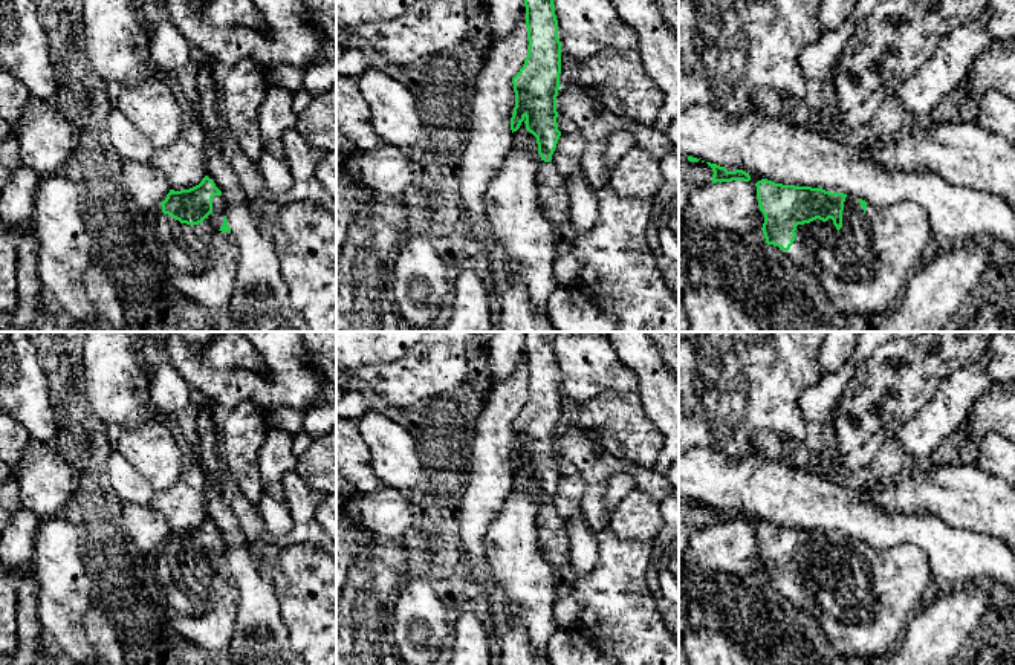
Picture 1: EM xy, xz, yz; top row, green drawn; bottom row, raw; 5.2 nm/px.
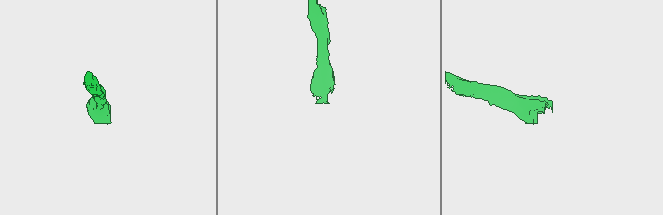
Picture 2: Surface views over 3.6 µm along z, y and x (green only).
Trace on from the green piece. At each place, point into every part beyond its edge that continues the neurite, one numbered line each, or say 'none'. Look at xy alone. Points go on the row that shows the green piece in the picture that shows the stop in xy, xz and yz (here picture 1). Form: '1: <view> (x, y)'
1: xy (201, 262)

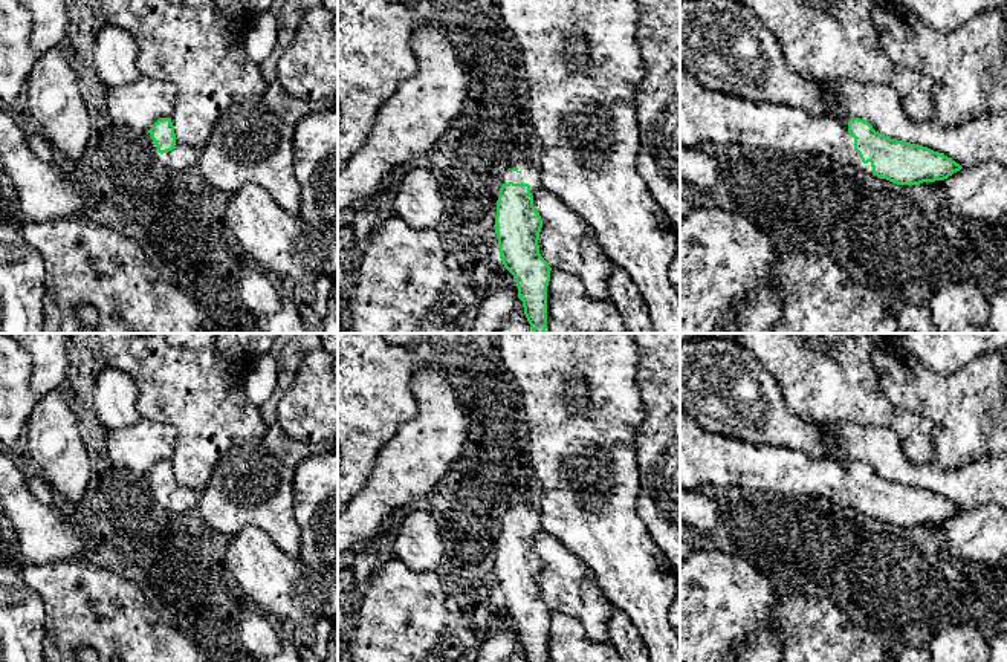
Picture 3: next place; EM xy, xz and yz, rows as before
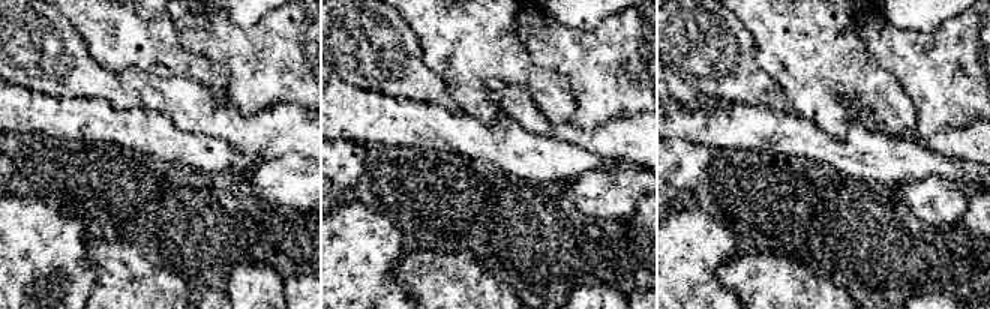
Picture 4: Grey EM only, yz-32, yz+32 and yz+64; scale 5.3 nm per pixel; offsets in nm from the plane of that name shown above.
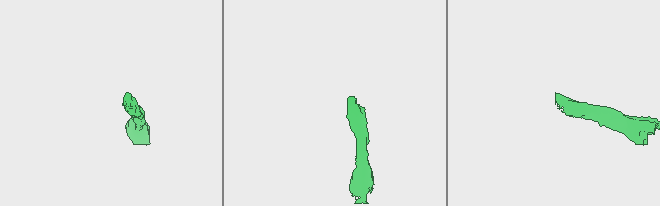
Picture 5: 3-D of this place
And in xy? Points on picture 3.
1: xy (182, 156)

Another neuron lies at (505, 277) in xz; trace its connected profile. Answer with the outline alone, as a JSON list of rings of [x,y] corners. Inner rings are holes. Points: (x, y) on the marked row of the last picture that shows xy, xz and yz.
[[[500,258],[500,266],[503,268],[503,271],[492,277],[491,289],[495,286],[500,286],[500,284],[506,284],[506,286],[512,287],[518,295],[516,281],[515,281],[513,275],[504,268],[501,258]]]

